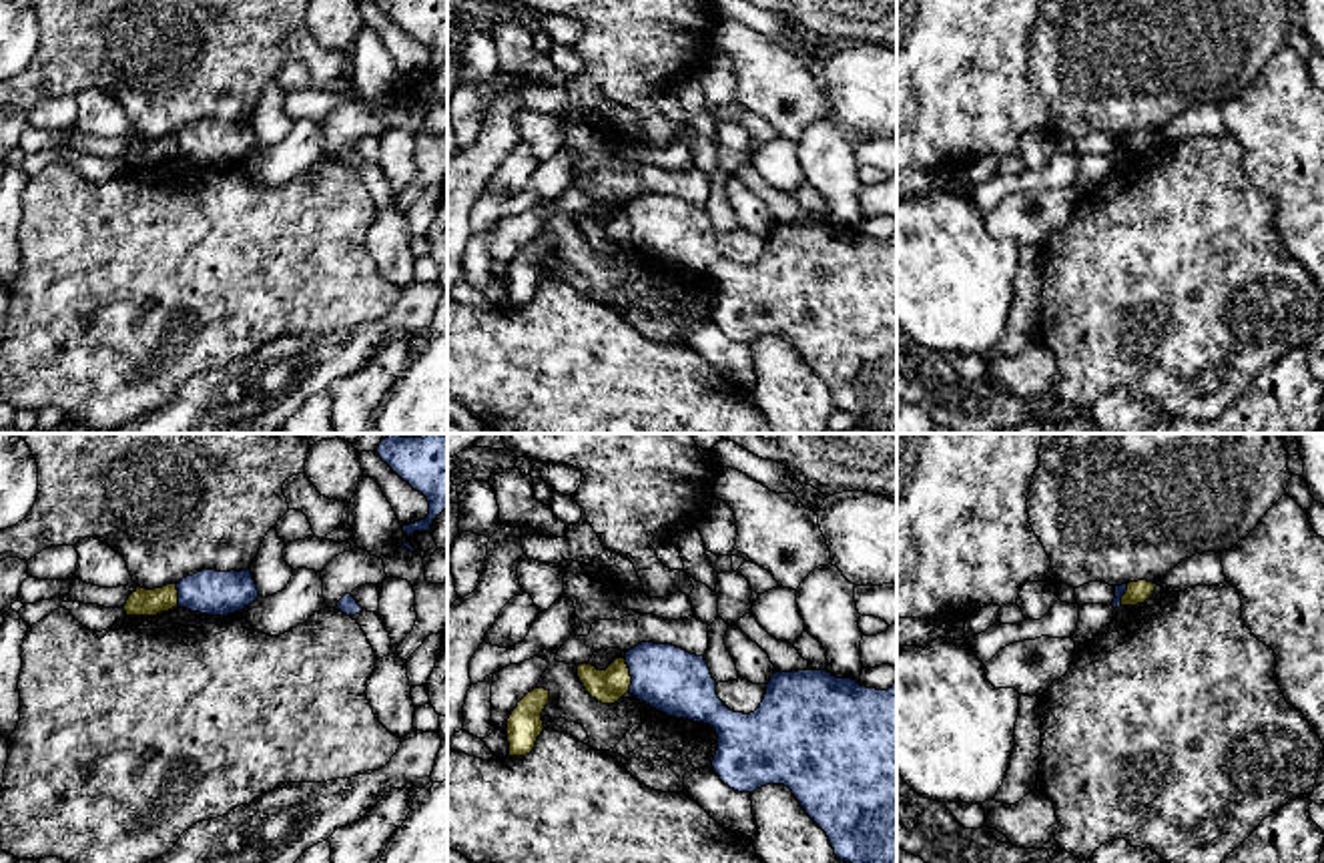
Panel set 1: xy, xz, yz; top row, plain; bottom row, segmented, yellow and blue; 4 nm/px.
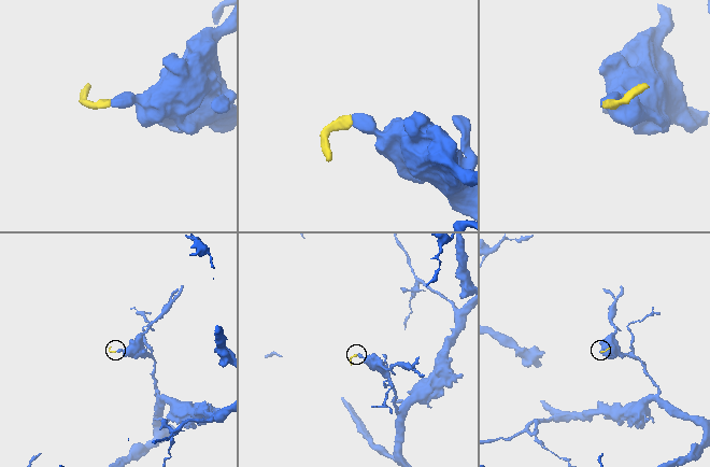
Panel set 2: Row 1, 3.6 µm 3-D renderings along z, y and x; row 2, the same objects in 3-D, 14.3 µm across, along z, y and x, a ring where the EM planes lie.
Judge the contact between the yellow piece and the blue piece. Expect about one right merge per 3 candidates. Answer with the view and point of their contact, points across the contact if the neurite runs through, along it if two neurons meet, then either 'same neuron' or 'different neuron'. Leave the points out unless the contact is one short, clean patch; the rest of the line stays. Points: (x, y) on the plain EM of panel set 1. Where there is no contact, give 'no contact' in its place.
contact xz (628, 225); border xz (624, 209), (630, 221), (628, 241); different neuron

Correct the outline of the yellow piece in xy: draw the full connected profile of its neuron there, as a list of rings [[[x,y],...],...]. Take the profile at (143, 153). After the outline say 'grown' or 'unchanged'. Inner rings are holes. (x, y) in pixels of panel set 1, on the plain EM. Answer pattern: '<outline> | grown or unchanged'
[[[167,134],[162,138],[146,140],[136,138],[126,155],[122,157],[126,167],[156,167],[179,157],[177,134]]] | unchanged

